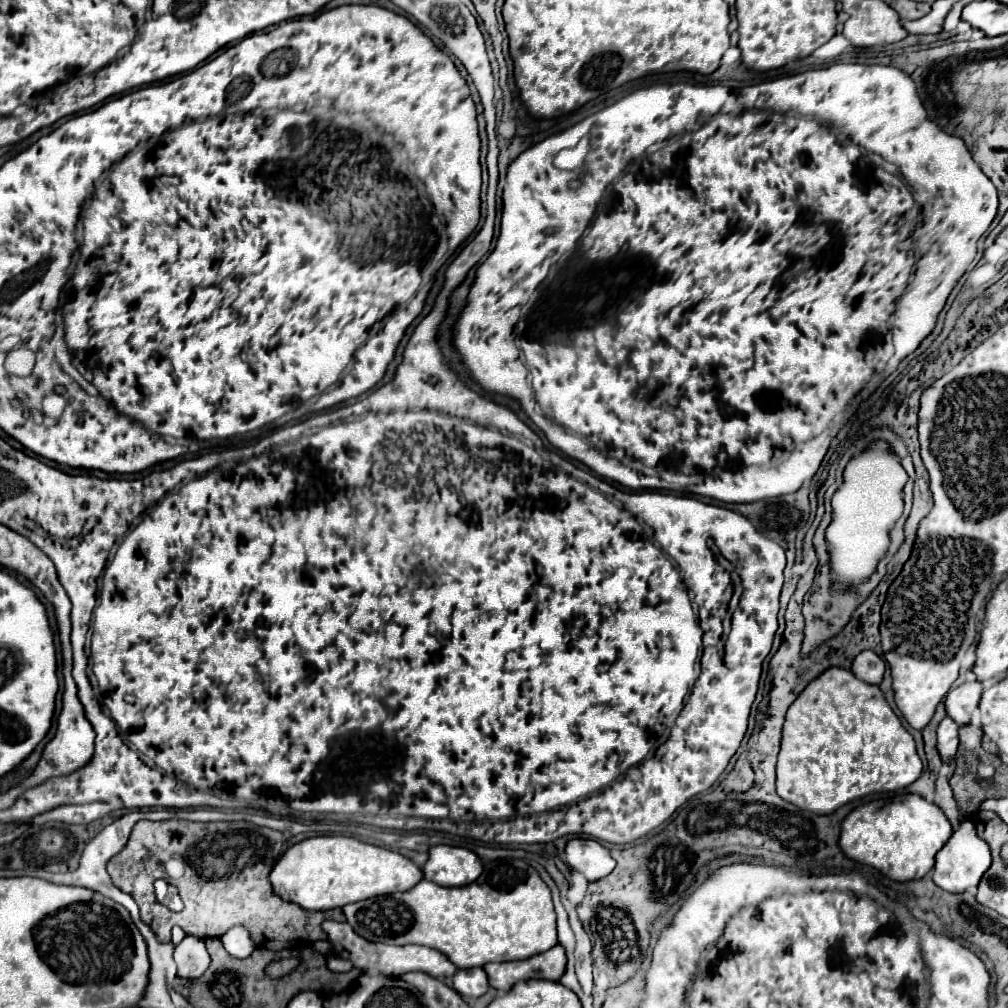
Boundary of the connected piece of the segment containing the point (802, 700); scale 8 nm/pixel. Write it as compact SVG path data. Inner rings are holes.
M829 668L815 678L787 710L783 742L777 762L777 794L817 816L833 814L837 808L871 794L899 792L921 776L923 764L915 750L913 736L903 728L897 714L887 704L879 686L857 680L845 668Z

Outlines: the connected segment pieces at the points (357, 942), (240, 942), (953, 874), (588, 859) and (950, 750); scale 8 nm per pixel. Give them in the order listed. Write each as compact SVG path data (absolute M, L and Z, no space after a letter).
M327 920L323 922L323 930L329 934L329 940L333 944L333 952L339 958L351 960L353 966L363 968L363 970L377 970L385 976L403 976L407 972L425 972L433 978L443 978L443 976L453 976L457 972L457 966L439 950L427 948L427 946L387 946L387 944L377 944L377 942L367 942L365 938L357 936L353 928L347 922L333 922Z
M240 925L229 929L220 940L226 951L236 958L247 958L255 950L251 934Z
M963 818L959 824L959 830L953 832L949 842L937 854L937 862L933 868L933 882L947 892L961 894L961 892L977 888L981 876L987 872L989 866L991 866L989 846L983 844L983 840L977 836L975 824L969 818Z
M573 838L565 846L565 862L581 872L589 882L607 876L615 868L615 860L609 850L601 846L597 840L589 838Z
M943 718L943 722L937 728L937 752L943 764L949 764L955 758L957 744L959 744L957 728L959 726L951 718Z

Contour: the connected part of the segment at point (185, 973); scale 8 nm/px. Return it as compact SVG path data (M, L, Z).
M185 936L183 942L175 948L175 962L177 974L181 978L199 978L209 966L209 954L205 950L203 940L195 936Z

